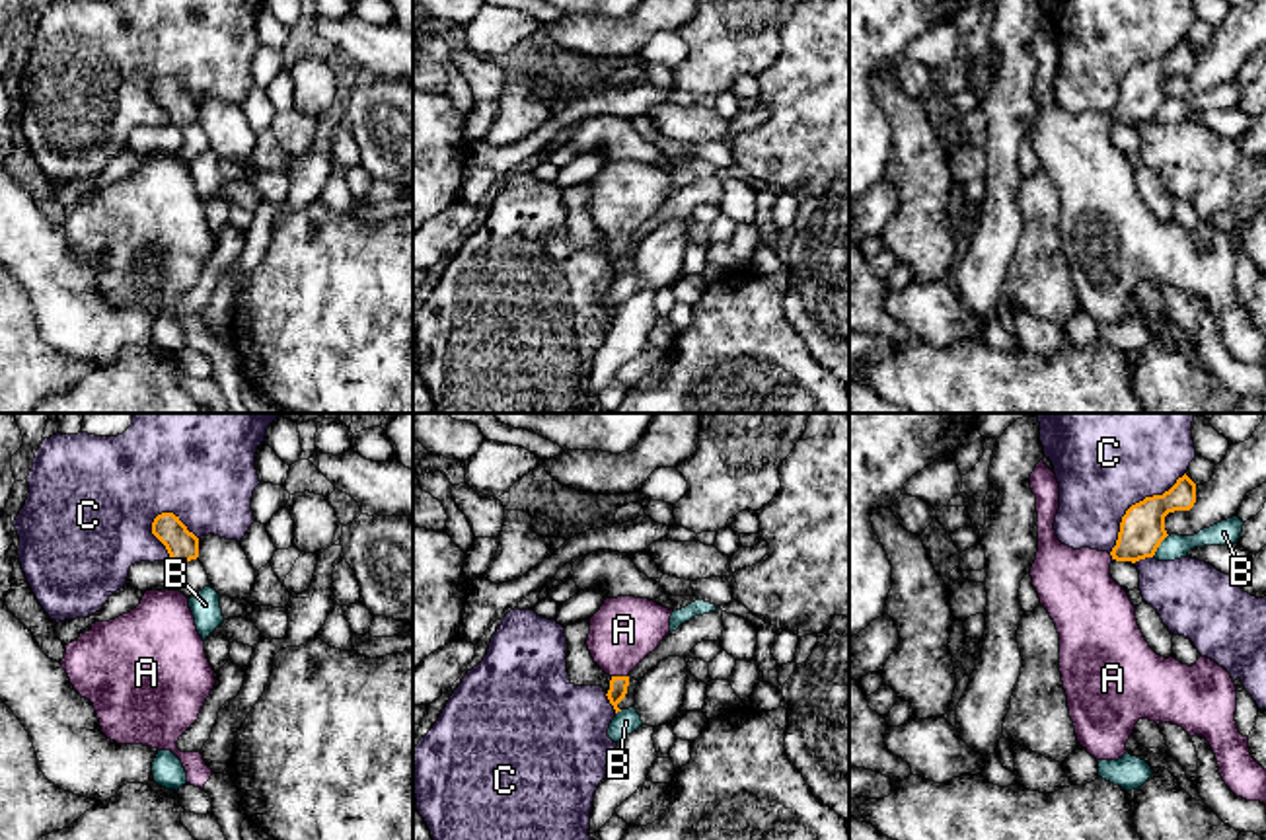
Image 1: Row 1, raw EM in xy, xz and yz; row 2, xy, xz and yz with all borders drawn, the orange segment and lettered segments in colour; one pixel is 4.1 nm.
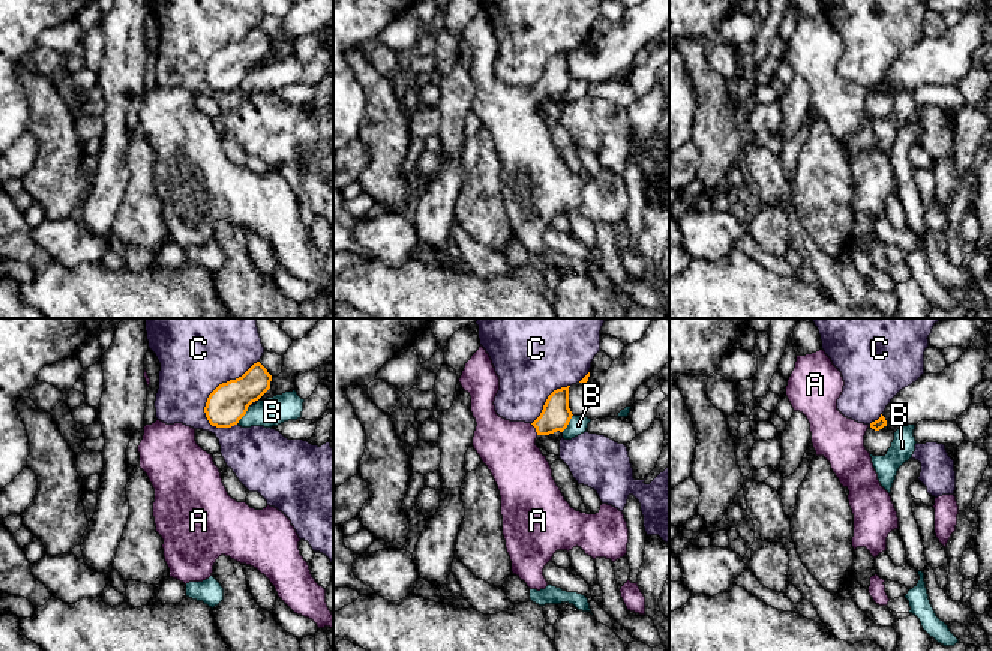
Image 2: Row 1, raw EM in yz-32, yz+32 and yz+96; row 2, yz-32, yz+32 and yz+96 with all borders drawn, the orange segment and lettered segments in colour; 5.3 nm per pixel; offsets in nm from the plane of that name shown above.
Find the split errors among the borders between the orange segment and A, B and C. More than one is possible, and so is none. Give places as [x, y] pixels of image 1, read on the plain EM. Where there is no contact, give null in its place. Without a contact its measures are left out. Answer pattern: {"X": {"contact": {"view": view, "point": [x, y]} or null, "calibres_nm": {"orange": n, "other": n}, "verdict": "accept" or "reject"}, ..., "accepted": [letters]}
{"A": {"contact": {"view": "xz", "point": [620, 240]}, "calibres_nm": {"orange": 80, "other": 280}, "verdict": "accept"}, "B": {"contact": {"view": "yz", "point": [1159, 108]}, "calibres_nm": {"orange": 190, "other": 100}, "verdict": "reject"}, "C": {"contact": {"view": "yz", "point": [1136, 67]}, "calibres_nm": {"orange": 190, "other": 340}, "verdict": "reject"}, "accepted": ["A"]}

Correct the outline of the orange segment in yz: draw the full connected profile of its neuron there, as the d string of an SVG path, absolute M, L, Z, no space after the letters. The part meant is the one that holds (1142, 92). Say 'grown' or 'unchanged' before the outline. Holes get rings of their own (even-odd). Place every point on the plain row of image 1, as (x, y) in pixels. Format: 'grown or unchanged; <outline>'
grown; M1044 21L1030 37L1036 58L1038 115L1032 150L1060 197L1060 236L1077 306L1097 324L1118 324L1139 283L1202 298L1225 349L1266 368L1266 333L1237 292L1237 249L1208 220L1192 230L1157 218L1145 205L1136 170L1110 140L1110 127L1153 121L1169 99L1165 80L1190 74L1196 47L1184 37L1163 58L1132 68L1112 115L1073 113L1056 99L1060 47Z

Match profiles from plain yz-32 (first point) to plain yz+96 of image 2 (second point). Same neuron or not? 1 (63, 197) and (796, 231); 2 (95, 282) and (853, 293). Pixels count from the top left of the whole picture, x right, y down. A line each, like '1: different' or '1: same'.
1: different
2: different

